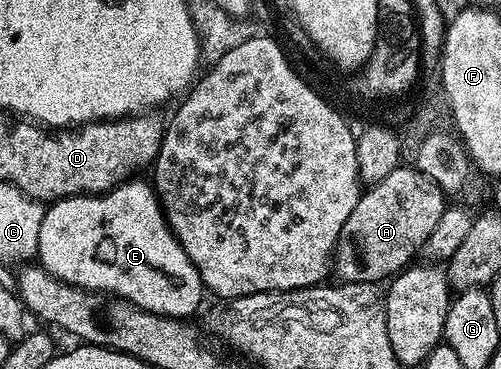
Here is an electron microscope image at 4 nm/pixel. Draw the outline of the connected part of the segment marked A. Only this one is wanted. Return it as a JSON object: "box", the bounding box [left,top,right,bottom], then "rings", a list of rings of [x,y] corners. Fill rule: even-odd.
{"box":[331,167,447,283],"rings":[[[399,167],[391,171],[387,179],[368,186],[355,211],[347,215],[331,262],[332,272],[338,273],[342,282],[381,283],[392,278],[416,258],[413,257],[416,253],[424,250],[431,231],[439,227],[439,219],[443,219],[447,207],[446,194],[436,180],[420,168],[405,168]]]}

